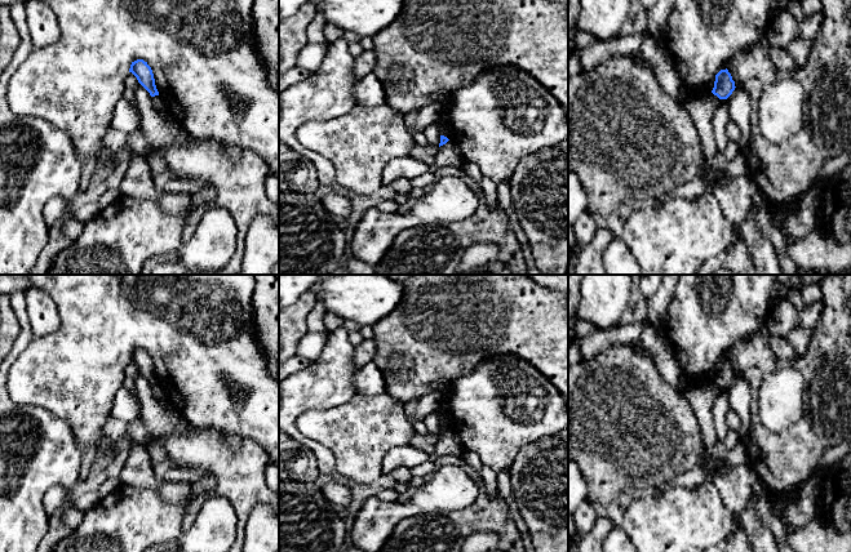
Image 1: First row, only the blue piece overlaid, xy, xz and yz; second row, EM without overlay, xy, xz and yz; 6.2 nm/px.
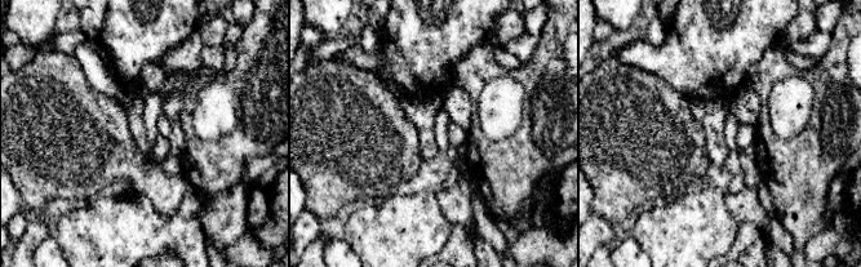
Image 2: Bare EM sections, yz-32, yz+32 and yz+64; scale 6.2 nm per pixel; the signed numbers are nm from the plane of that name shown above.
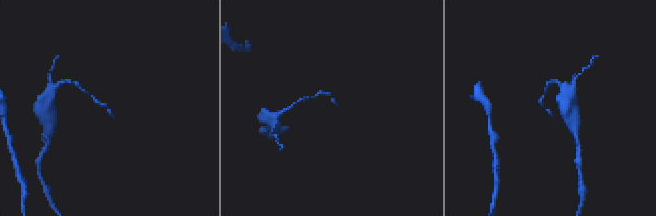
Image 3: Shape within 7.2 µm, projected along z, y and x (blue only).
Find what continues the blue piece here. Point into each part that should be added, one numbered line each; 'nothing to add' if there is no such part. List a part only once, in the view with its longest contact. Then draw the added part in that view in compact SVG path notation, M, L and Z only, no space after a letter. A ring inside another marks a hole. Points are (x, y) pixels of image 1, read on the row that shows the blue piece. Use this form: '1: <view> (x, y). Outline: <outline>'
nothing to add

